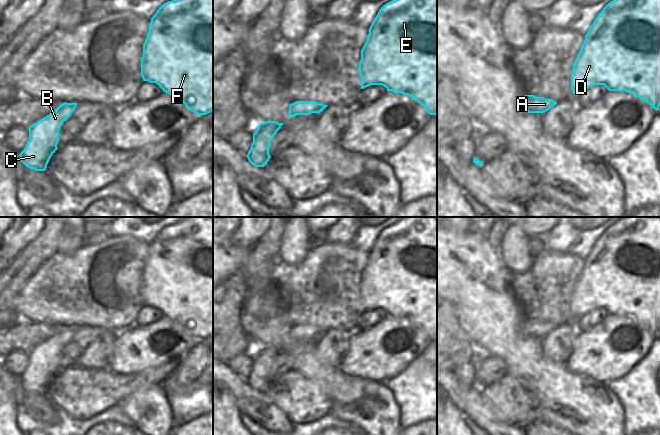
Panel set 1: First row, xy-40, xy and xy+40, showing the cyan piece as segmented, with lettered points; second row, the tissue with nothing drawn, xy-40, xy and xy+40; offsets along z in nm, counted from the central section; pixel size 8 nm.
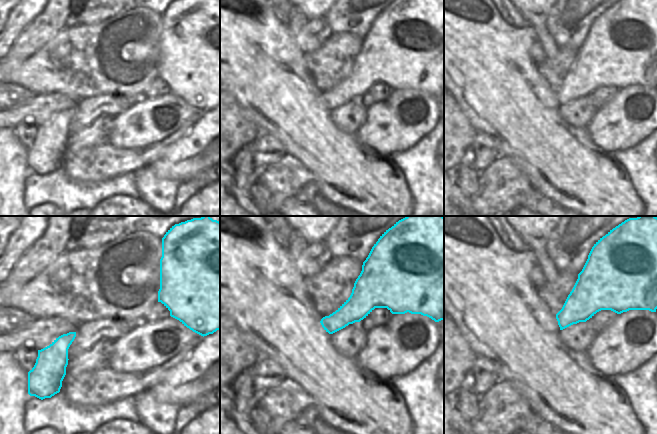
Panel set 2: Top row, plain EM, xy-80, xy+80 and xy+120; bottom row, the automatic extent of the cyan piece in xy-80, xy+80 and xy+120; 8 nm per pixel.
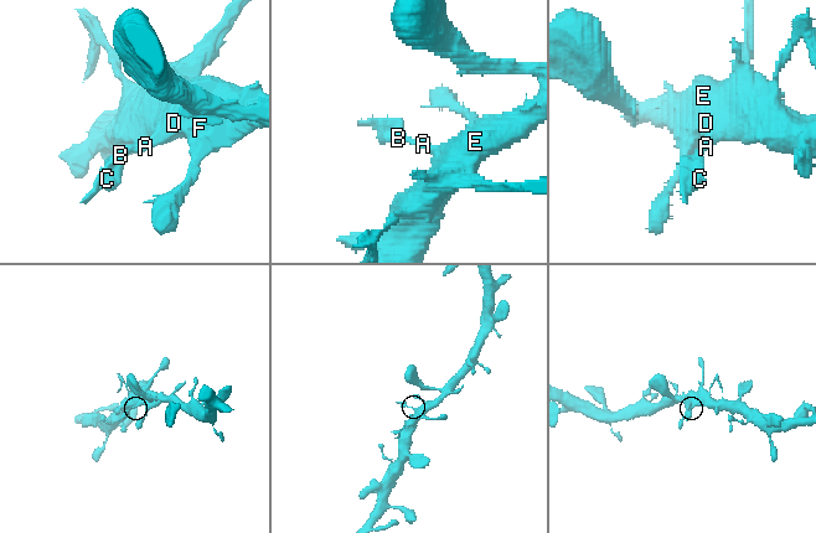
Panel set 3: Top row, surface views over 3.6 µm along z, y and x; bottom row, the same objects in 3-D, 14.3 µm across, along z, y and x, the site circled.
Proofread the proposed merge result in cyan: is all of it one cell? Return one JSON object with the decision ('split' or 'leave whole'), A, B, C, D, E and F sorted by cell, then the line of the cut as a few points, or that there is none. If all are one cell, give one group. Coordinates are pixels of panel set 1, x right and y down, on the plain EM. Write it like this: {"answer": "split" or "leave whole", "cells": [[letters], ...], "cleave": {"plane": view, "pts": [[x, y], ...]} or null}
{"answer": "leave whole", "cells": [["A", "B", "C", "D", "E", "F"]], "cleave": null}

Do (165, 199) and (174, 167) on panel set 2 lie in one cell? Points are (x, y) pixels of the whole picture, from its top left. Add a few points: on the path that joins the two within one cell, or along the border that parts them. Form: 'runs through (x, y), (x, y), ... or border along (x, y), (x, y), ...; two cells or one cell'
border along (150, 168), (163, 179), (172, 179), (179, 182); two cells

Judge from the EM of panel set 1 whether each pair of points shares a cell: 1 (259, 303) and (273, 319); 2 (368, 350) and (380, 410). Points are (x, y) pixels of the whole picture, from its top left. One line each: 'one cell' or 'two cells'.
1: one cell
2: two cells

